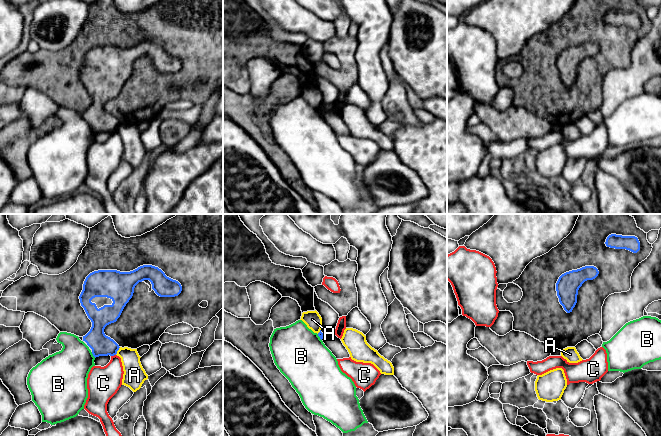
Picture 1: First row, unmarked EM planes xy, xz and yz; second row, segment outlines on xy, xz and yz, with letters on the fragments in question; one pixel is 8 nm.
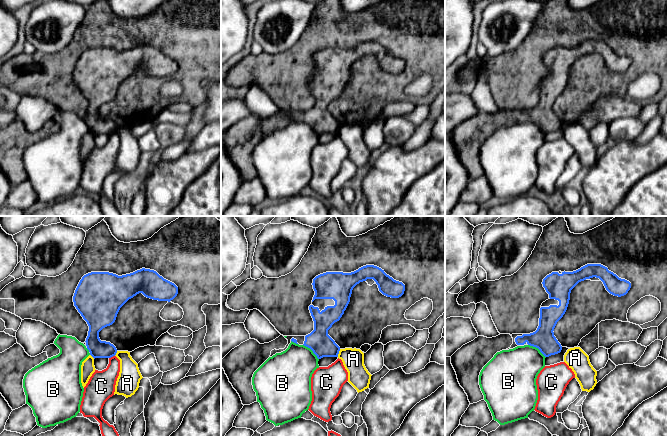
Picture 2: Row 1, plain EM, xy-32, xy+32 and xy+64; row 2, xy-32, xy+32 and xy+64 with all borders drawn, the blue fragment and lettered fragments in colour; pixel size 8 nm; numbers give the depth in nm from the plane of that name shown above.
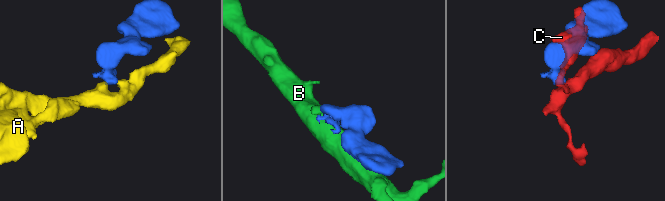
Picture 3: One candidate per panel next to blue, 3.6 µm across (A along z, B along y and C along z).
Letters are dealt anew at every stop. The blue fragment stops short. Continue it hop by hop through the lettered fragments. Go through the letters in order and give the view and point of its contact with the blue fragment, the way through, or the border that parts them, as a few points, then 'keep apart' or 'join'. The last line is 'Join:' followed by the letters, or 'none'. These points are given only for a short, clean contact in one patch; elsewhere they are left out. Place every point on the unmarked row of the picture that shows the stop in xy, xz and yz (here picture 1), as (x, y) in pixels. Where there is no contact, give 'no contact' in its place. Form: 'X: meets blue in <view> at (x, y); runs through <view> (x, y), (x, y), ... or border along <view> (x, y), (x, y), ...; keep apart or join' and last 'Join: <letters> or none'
A: meets blue in xy at (117, 126); keep apart
B: meets blue in xy at (93, 131); border along xy (91, 128), (95, 133); keep apart
C: meets blue in xy at (113, 131); border along xy (115, 130), (111, 132); keep apart
Join: none

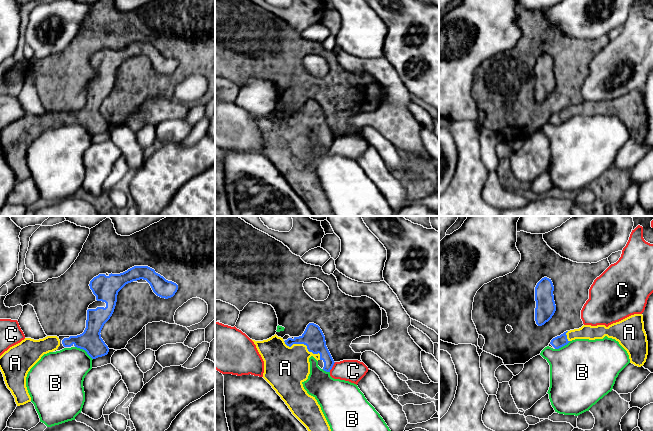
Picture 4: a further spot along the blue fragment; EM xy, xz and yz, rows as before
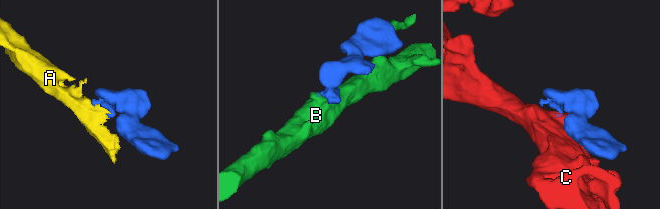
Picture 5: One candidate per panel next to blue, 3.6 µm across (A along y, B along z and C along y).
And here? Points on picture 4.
A: meets blue in xz at (305, 120); runs through xz (313, 113), (305, 120), (285, 144); join
B: meets blue in xy at (84, 125); border along xy (75, 122), (83, 125), (92, 135); keep apart
C: meets blue in xz at (332, 142); border along xz (335, 138), (329, 147); keep apart
Join: A

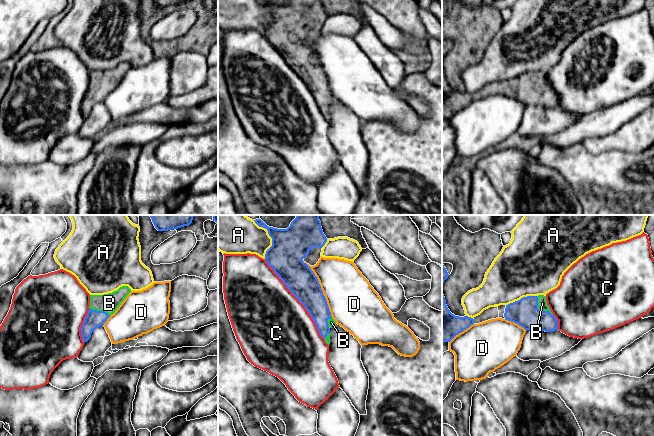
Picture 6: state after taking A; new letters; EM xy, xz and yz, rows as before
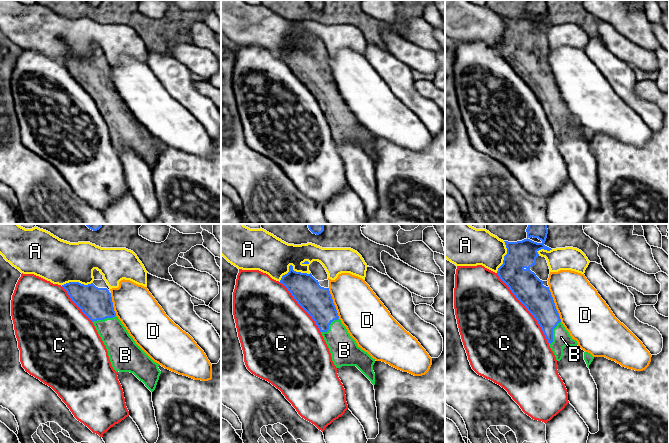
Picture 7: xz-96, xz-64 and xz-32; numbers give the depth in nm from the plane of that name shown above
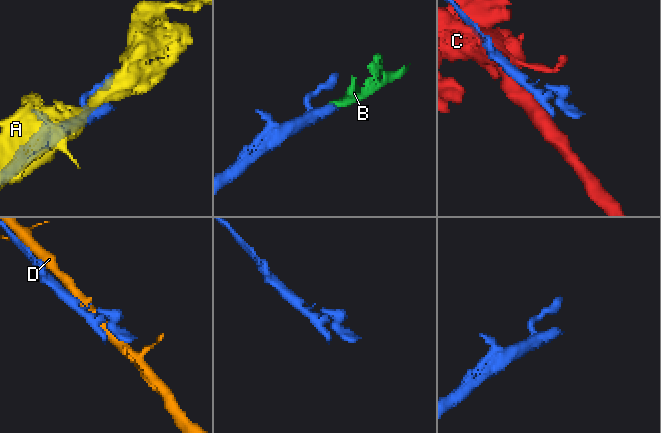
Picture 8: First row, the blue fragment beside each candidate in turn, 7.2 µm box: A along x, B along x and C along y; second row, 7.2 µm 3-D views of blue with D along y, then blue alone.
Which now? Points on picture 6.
A: meets blue in xz at (272, 15); keep apart
B: meets blue in yz at (538, 85); join
C: meets blue in xz at (297, 74); keep apart
D: meets blue in xz at (320, 64); keep apart
Join: B

